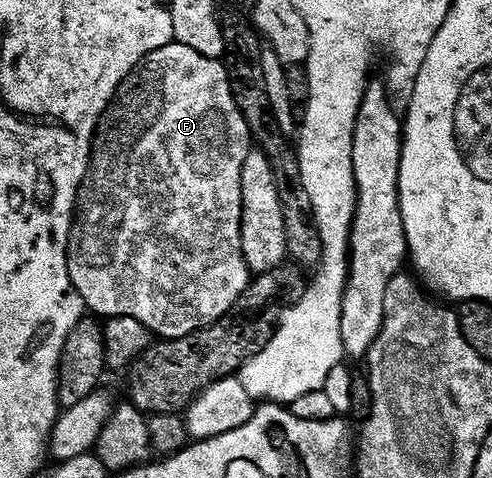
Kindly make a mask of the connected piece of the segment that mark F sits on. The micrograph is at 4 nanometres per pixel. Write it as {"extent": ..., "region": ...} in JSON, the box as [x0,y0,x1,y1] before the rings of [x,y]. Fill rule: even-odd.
{"extent":[70,41,252,340],"region":[[[175,41],[173,44],[166,46],[163,50],[157,50],[150,55],[137,71],[126,79],[121,90],[118,91],[118,97],[114,99],[109,110],[102,116],[102,121],[98,123],[98,133],[94,135],[94,148],[90,155],[90,172],[84,187],[84,201],[80,206],[80,225],[76,230],[76,245],[70,252],[70,275],[74,281],[74,286],[80,292],[82,302],[86,306],[87,311],[92,315],[99,314],[102,320],[109,320],[118,317],[131,317],[132,320],[138,320],[144,328],[162,340],[173,340],[176,338],[187,338],[193,334],[199,334],[202,330],[209,330],[211,326],[217,326],[237,307],[242,301],[242,295],[246,293],[246,289],[251,284],[252,275],[248,264],[244,260],[244,248],[242,247],[242,173],[244,172],[244,162],[248,160],[252,149],[252,139],[250,137],[250,129],[244,120],[244,116],[240,112],[238,102],[234,99],[235,83],[232,81],[232,74],[229,69],[222,67],[223,63],[216,58],[208,56],[200,56],[200,52],[196,52],[192,48],[188,48],[184,44]]]}

